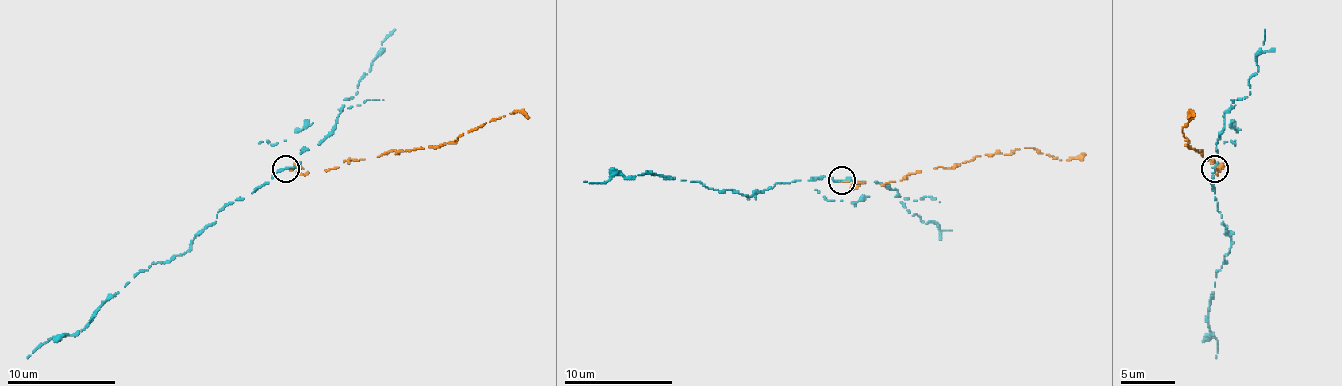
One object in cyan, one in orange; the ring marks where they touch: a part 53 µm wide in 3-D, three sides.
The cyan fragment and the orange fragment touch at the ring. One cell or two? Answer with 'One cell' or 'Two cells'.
Two cells

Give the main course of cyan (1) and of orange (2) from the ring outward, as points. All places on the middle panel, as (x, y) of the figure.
1: (843, 181), (824, 175), (783, 183), (748, 197), (653, 173), (613, 175), (602, 183), (583, 181)
2: (843, 181), (886, 183), (921, 170), (956, 167), (986, 154), (1018, 148), (1037, 148), (1059, 159), (1086, 154)

